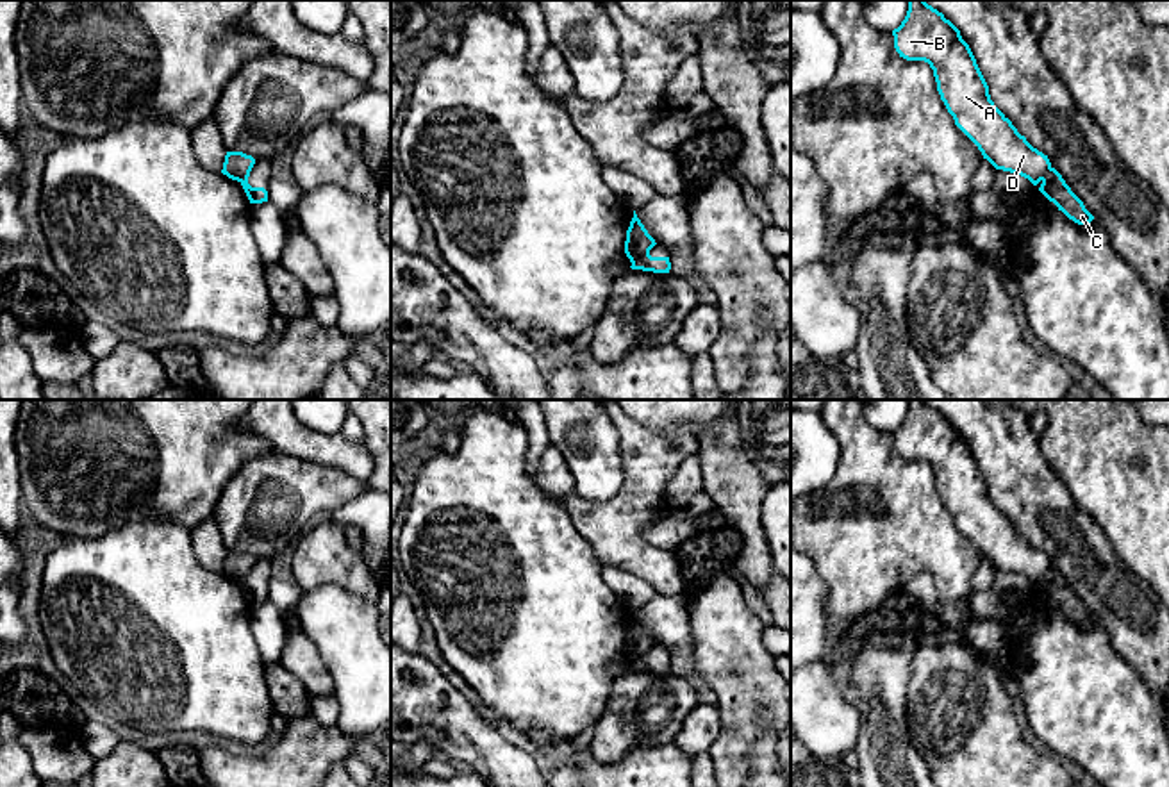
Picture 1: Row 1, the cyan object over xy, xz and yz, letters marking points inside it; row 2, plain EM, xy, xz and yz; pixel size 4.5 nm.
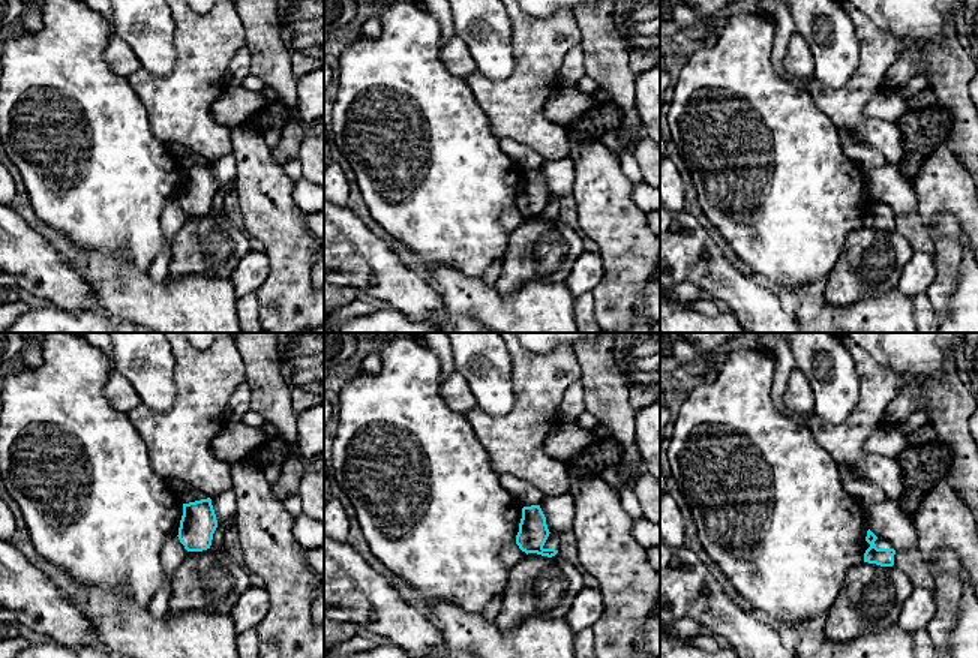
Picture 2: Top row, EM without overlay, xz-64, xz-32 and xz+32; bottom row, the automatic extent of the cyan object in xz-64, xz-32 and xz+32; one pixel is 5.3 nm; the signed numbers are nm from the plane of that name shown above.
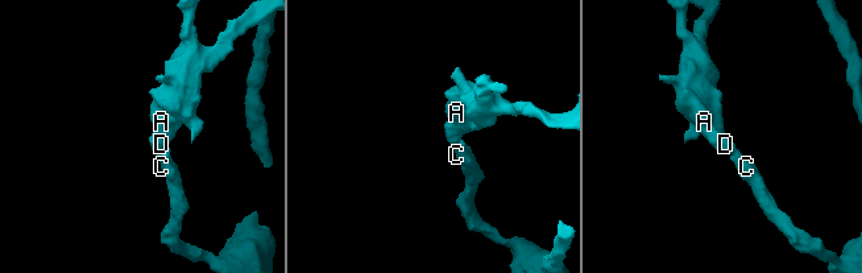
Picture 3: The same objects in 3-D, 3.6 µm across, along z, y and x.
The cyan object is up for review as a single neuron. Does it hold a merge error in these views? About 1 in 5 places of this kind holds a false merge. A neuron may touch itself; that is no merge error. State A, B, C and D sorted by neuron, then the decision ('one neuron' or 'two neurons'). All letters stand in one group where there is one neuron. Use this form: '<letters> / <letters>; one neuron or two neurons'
A B D / C; two neurons

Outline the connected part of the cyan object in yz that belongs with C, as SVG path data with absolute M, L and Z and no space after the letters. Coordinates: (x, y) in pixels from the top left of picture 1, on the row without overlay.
M1055 567L1048 569L1039 591L1074 623L1089 625L1094 619L1094 616L1085 609L1083 601L1071 591Z

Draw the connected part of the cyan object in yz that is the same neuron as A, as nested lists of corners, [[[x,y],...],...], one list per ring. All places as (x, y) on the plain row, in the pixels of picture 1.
[[[908,400],[907,416],[892,435],[900,457],[930,464],[941,500],[983,559],[1033,585],[1044,578],[1051,567],[1048,555],[1033,548],[994,505],[969,444],[942,412],[924,400]]]

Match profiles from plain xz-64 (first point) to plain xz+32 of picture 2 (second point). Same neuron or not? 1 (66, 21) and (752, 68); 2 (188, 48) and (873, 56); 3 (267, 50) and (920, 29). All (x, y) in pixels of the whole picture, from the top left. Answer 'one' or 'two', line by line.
1: one
2: one
3: two

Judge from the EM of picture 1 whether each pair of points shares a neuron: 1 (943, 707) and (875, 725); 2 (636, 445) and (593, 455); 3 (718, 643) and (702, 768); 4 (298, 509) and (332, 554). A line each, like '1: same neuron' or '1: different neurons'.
1: different neurons
2: different neurons
3: different neurons
4: different neurons

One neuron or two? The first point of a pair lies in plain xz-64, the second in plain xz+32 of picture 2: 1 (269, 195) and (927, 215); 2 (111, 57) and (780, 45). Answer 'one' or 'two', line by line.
1: one
2: two

